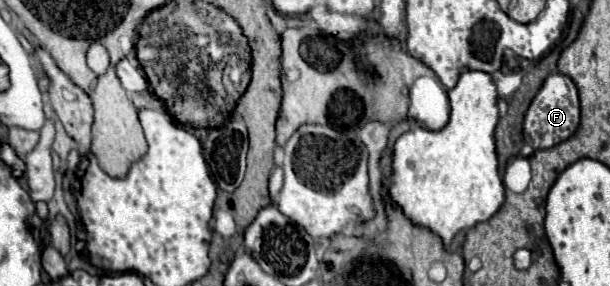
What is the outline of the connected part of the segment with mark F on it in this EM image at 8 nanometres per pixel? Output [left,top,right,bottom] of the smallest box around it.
[523,72,579,150]

